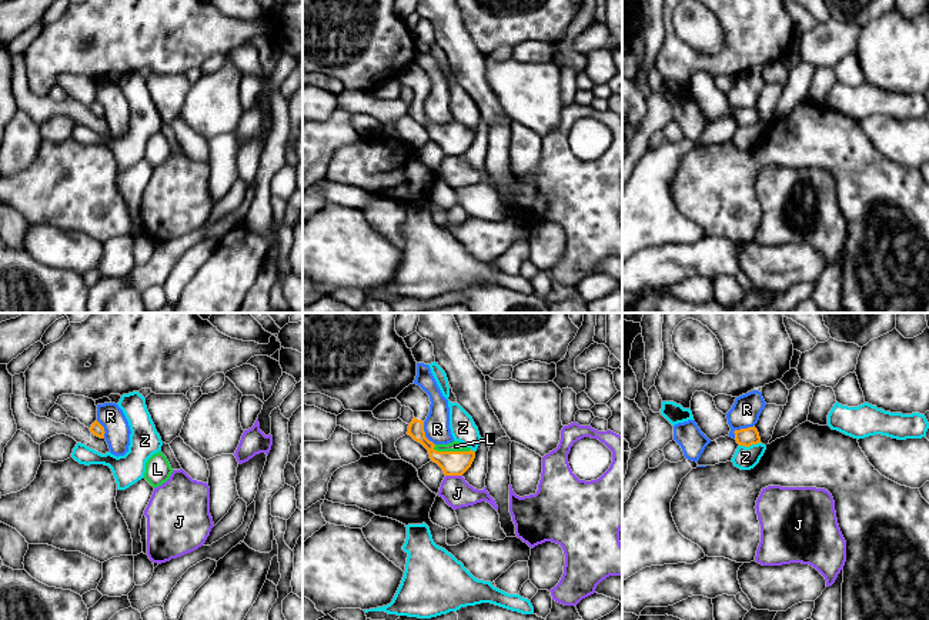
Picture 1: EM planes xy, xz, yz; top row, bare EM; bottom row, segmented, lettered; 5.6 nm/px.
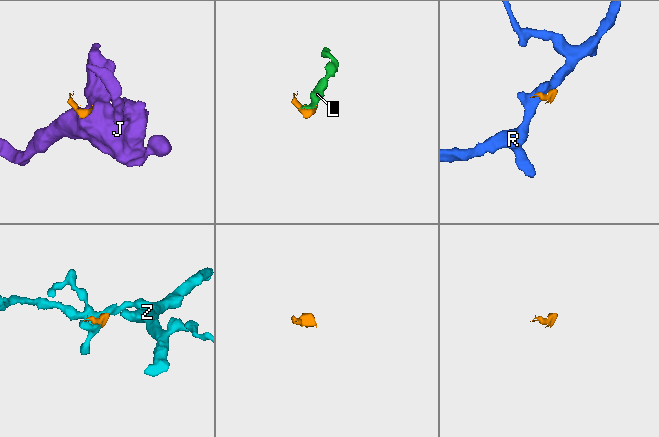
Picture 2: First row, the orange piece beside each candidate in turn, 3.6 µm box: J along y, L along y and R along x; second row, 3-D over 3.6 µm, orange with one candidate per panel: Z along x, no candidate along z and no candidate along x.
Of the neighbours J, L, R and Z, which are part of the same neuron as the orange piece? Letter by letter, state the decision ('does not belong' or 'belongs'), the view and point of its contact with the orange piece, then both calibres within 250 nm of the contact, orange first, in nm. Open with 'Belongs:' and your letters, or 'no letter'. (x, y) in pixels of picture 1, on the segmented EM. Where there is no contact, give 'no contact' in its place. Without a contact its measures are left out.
Belongs: L
J: does not belong | xz (454, 474) | 140/160 nm
L: belongs | xz (451, 452) | 140/60 nm
R: does not belong | yz (741, 429) | 100/160 nm
Z: does not belong | yz (749, 444) | 100/130 nm

